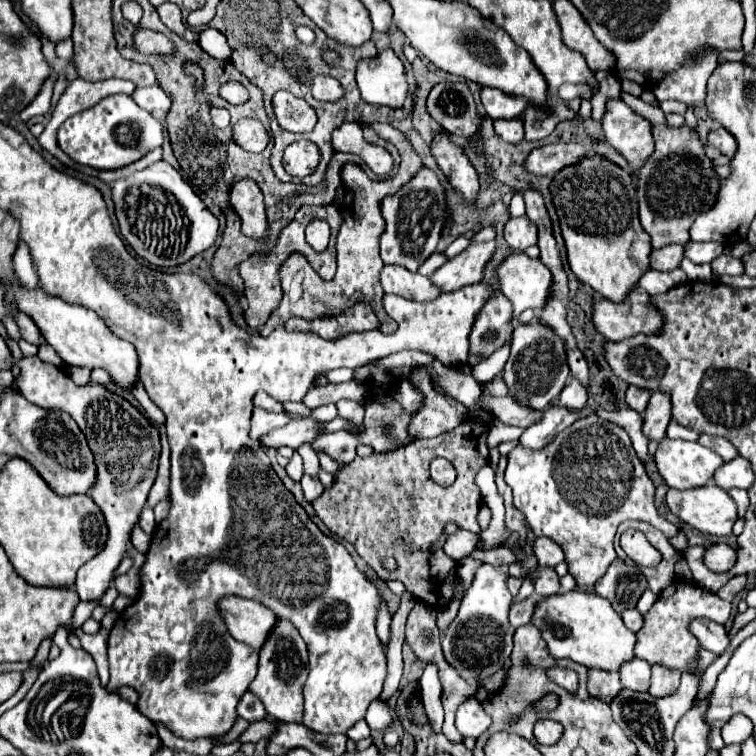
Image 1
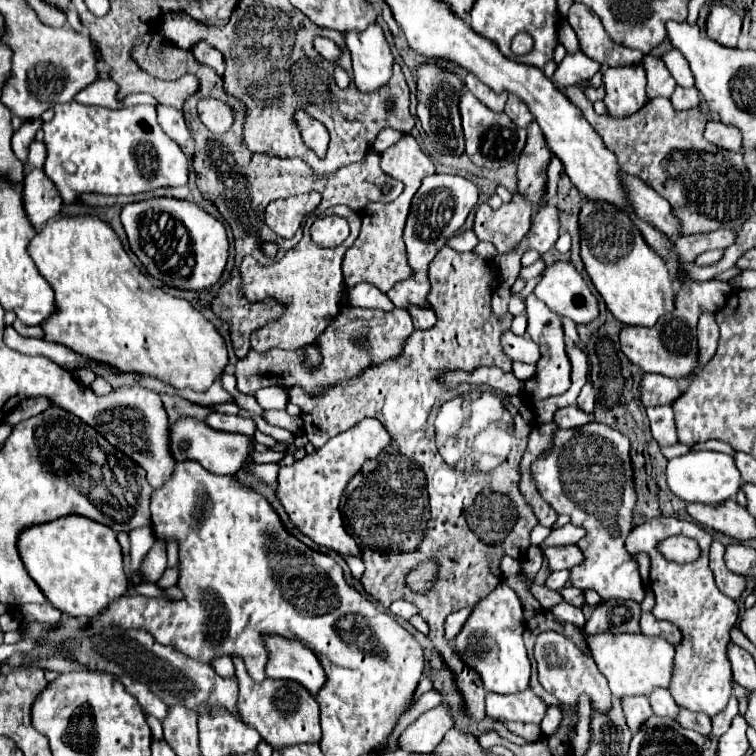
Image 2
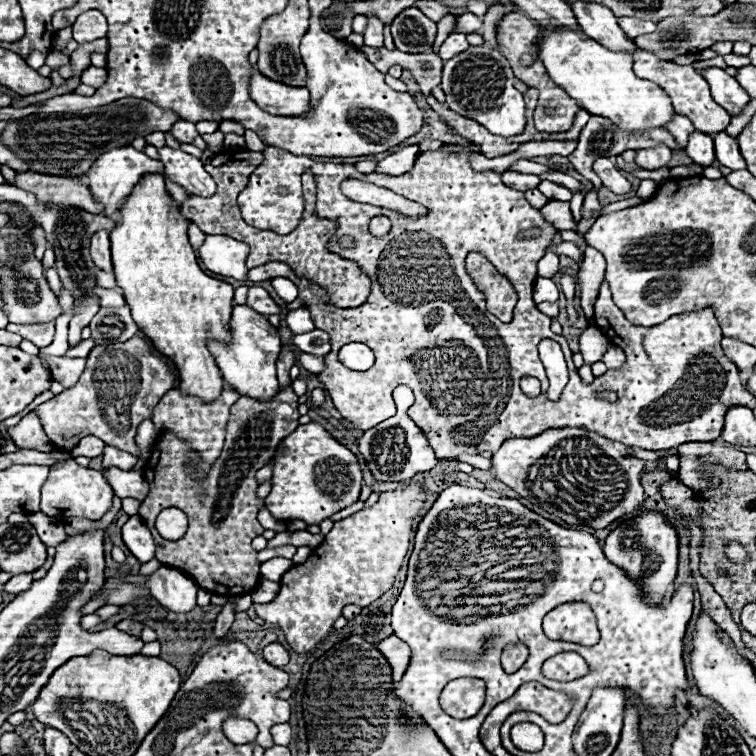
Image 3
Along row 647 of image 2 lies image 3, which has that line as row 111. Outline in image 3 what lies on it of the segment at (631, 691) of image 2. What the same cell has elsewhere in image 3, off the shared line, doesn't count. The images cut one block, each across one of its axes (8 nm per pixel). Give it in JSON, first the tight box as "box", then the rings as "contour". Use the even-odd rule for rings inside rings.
{"box":[536,26,674,132],"contour":[[[540,26],[536,46],[538,58],[544,62],[554,84],[564,88],[592,116],[610,118],[628,132],[662,128],[674,116],[670,98],[654,82],[642,80],[632,72],[632,54],[608,50],[592,38],[582,38],[578,30],[554,30],[548,26]]]}

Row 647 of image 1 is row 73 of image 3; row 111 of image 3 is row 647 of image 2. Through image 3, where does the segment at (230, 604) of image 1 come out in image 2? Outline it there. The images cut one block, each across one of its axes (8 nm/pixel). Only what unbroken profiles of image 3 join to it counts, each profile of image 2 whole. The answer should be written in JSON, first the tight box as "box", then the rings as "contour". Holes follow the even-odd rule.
{"box":[264,634,324,694],"contour":[[[266,634],[264,646],[268,650],[266,676],[296,680],[316,694],[324,682],[322,666],[314,652],[296,638],[280,634]]]}

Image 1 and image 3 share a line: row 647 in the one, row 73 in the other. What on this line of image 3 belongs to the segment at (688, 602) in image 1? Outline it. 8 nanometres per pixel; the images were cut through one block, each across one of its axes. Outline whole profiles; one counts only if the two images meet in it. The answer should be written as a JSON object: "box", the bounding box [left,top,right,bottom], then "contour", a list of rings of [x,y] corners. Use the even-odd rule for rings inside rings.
{"box":[634,48,732,134],"contour":[[[638,48],[638,50],[634,50],[634,74],[638,78],[658,84],[670,96],[674,110],[682,116],[688,116],[698,132],[718,134],[730,124],[732,116],[720,104],[716,104],[712,100],[706,80],[692,66],[680,66],[680,64],[674,64],[668,60],[660,60],[658,56],[654,56],[654,52],[646,52],[646,50]]]}

